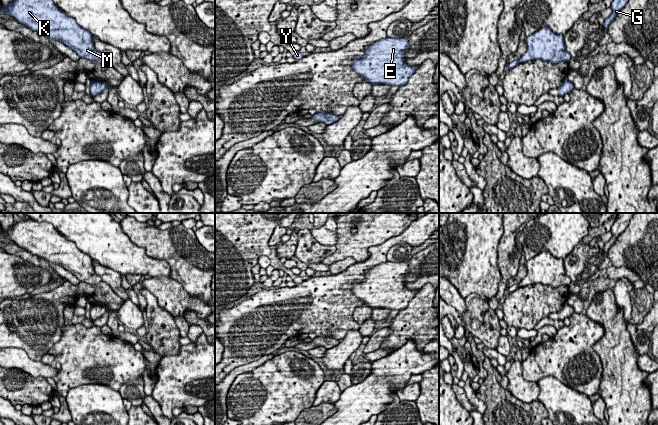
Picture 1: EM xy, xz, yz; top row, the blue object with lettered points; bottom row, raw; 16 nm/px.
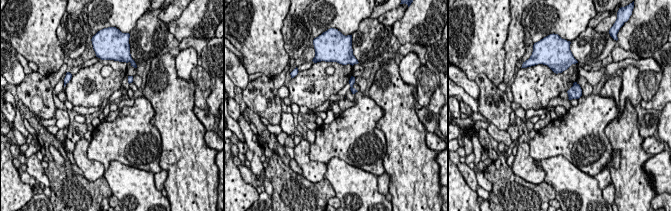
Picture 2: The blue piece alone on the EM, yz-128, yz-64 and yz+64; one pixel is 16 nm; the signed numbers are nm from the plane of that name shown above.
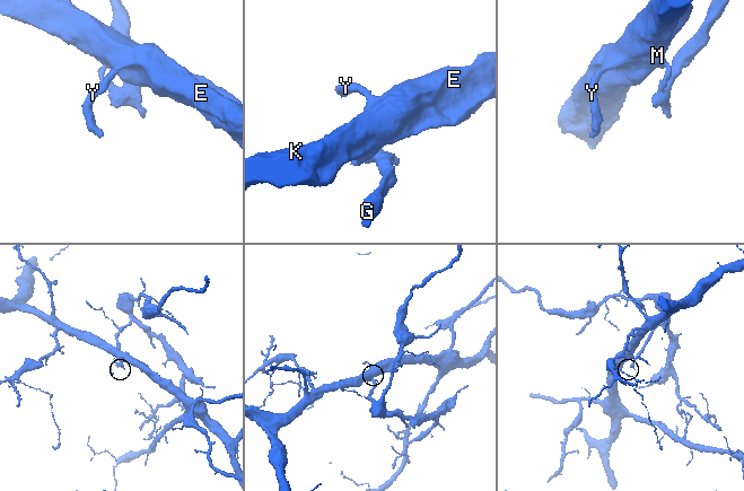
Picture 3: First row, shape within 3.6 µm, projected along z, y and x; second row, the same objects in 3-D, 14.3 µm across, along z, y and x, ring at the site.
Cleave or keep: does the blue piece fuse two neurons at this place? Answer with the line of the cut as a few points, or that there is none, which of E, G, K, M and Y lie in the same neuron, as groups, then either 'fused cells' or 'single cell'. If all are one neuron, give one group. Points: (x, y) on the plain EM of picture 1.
cut yz (568, 305), (563, 307); groups E K M Y / G; fused cells

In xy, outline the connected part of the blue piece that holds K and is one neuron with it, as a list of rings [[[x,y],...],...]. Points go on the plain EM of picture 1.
[[[31,218],[22,220],[8,230],[2,230],[1,238],[9,238],[15,245],[33,255],[62,266],[81,282],[96,285],[102,281],[94,271],[93,259],[50,223],[36,222]]]

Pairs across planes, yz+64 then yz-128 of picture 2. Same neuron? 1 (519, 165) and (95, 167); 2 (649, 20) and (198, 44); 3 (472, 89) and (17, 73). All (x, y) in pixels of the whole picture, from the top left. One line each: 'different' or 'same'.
1: same
2: different
3: same

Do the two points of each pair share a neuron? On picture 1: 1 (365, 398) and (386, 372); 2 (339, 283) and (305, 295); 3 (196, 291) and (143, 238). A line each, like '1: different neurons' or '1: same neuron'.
1: same neuron
2: same neuron
3: same neuron

